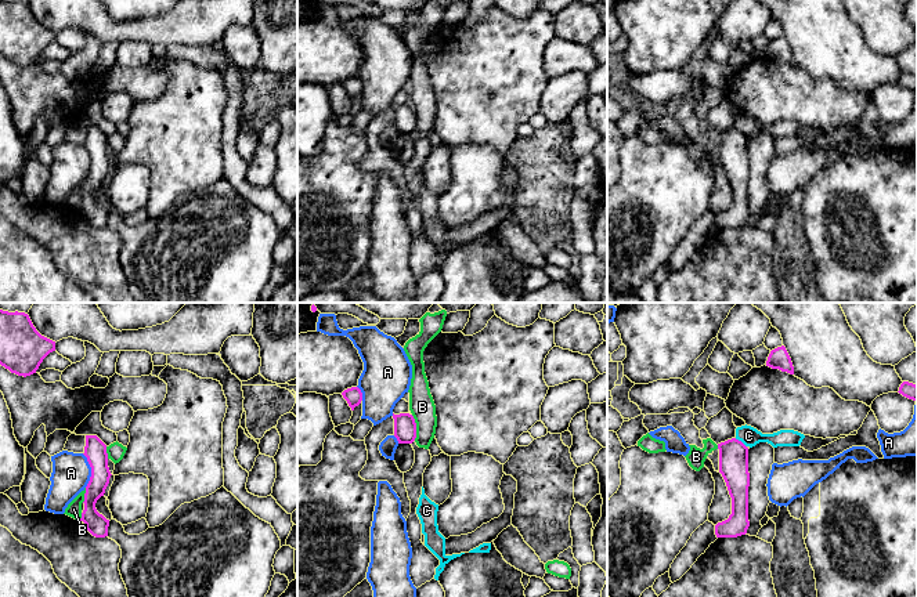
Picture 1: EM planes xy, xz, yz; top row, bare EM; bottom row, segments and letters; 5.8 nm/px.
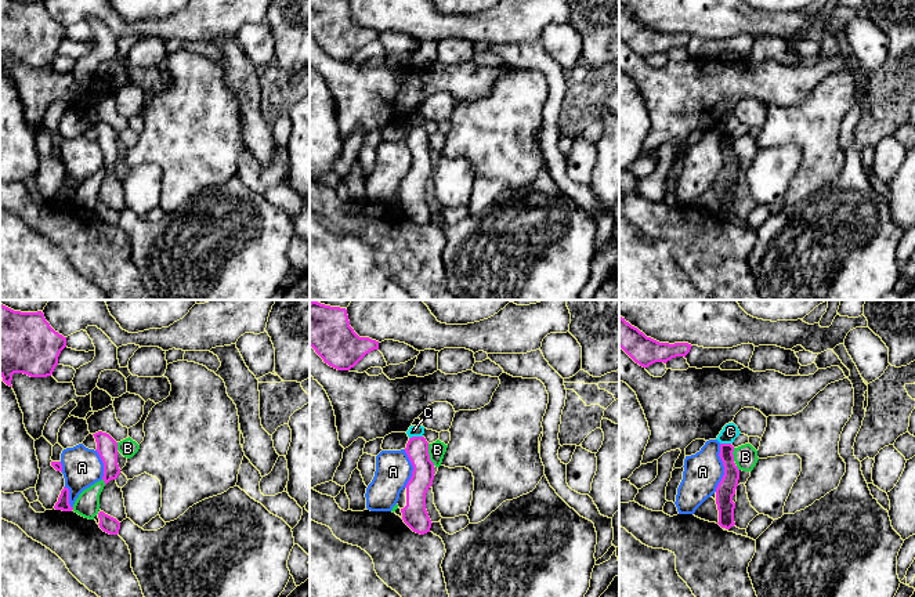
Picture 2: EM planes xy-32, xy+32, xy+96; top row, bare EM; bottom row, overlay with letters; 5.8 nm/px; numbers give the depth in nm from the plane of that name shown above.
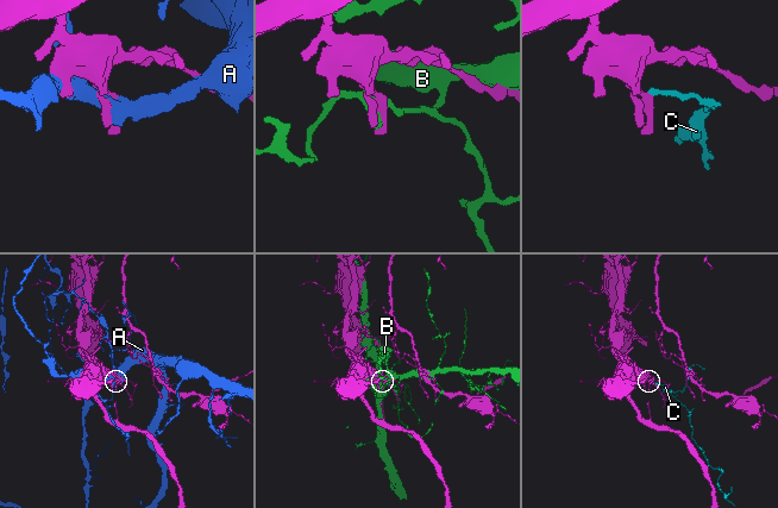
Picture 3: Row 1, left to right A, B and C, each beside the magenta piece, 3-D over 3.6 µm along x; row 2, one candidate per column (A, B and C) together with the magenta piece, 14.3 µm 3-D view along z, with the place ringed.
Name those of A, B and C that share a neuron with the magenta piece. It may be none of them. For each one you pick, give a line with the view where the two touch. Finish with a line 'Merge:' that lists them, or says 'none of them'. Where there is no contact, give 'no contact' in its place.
Merge: none of them

